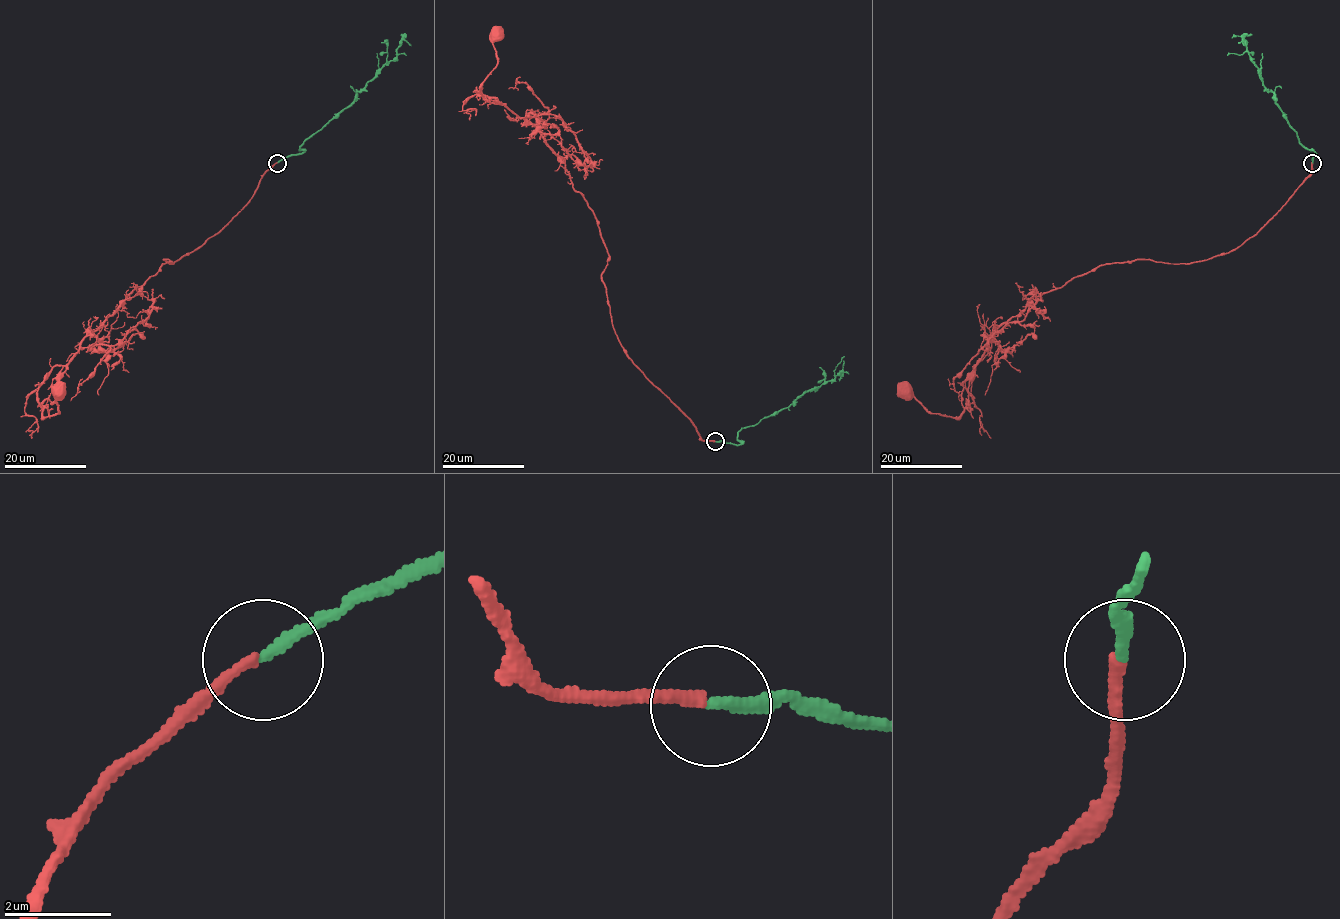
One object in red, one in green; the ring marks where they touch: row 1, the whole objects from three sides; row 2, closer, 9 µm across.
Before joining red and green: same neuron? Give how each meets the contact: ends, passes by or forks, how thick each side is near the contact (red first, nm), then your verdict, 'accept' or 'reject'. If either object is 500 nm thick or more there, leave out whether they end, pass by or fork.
red ends; green ends; calibres 200 and 200 nm; accept

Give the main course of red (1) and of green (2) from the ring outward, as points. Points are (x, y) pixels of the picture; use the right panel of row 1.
1: (1312, 163), (1288, 202), (1227, 253), (1099, 265), (1033, 296), (989, 338), (959, 416), (930, 413), (904, 391)
2: (1312, 163), (1315, 153), (1300, 142), (1273, 93), (1263, 83), (1245, 41), (1240, 36), (1231, 37)

